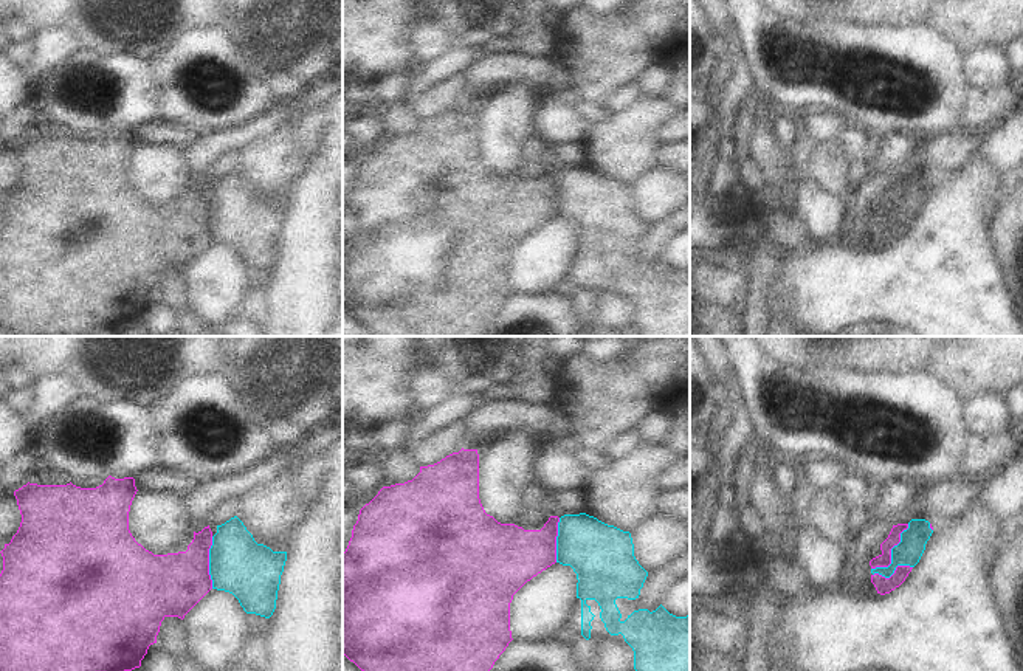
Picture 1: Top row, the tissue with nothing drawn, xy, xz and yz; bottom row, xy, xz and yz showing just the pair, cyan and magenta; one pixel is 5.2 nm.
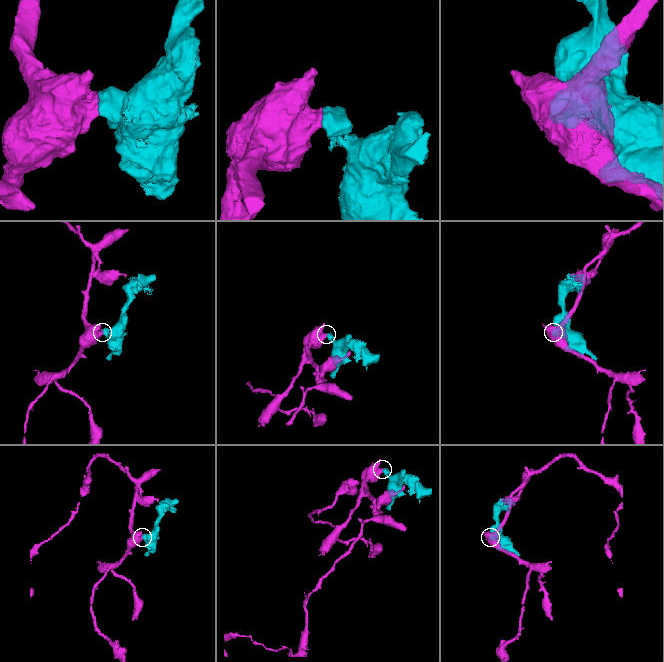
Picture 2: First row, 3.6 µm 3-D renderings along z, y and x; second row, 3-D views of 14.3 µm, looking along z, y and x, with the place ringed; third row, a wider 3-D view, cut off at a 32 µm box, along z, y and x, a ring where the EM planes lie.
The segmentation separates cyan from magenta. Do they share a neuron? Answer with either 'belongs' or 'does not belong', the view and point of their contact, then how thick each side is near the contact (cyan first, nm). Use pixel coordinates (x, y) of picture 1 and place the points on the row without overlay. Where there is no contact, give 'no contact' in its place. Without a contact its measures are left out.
does not belong; contact yz (892, 206); calibres 140 and 70 nm

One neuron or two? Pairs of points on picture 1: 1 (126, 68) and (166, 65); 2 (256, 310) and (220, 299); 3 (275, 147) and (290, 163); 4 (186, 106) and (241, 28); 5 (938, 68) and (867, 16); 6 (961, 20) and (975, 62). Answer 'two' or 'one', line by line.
1: two
2: two
3: one
4: two
5: two
6: two

